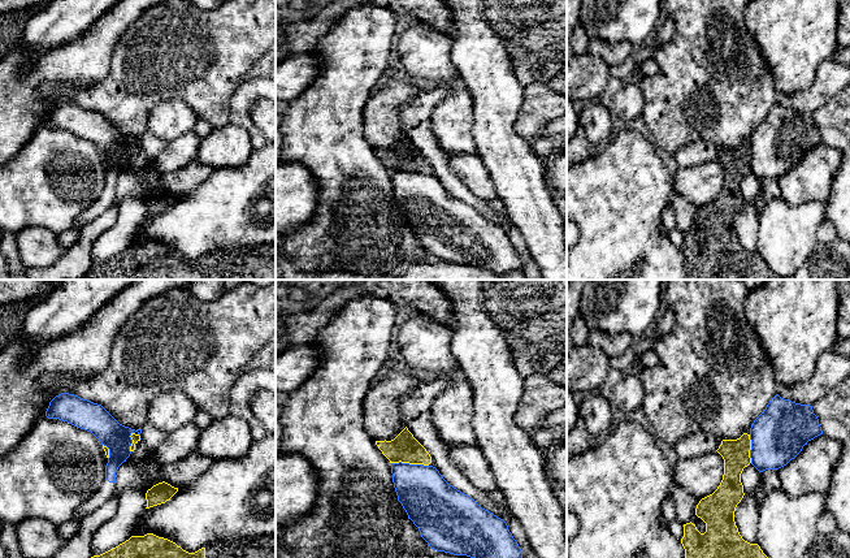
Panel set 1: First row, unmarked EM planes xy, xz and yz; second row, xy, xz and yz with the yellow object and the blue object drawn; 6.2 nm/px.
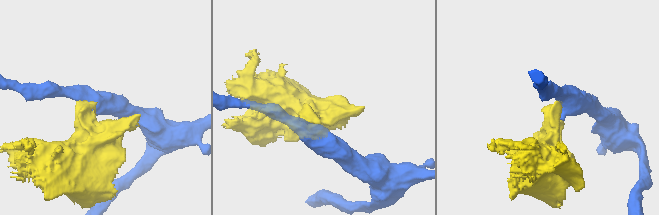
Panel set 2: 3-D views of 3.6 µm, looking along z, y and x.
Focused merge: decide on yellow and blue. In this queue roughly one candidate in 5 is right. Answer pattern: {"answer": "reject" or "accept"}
{"answer": "reject"}

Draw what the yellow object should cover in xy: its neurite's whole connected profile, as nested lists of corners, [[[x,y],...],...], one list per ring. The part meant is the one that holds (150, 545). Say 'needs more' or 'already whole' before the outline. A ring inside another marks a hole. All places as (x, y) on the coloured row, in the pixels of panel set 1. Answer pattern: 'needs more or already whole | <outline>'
needs more | [[[153,533],[131,536],[118,546],[91,558],[276,558],[276,535],[220,541],[195,553]]]

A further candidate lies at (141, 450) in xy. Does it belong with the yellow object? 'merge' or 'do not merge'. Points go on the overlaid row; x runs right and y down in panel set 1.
merge

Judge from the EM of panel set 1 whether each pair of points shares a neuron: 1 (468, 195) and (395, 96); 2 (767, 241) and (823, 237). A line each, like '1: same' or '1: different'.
1: different
2: different

